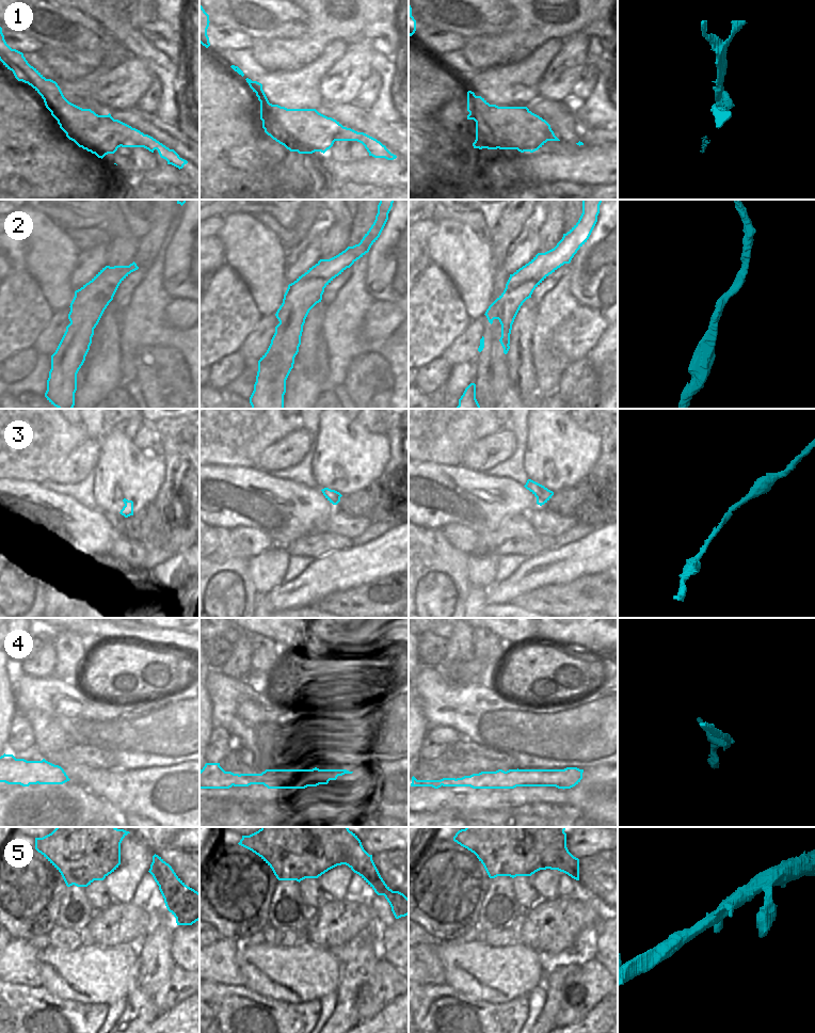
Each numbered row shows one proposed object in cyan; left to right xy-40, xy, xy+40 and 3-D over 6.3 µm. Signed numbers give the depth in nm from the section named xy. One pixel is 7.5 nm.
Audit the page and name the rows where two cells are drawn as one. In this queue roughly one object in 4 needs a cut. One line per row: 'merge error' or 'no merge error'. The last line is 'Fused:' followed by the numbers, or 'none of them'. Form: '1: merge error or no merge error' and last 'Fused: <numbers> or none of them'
1: merge error
2: no merge error
3: no merge error
4: no merge error
5: no merge error
Fused: 1

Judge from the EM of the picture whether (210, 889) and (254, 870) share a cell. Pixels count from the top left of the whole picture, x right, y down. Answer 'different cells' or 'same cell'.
same cell

